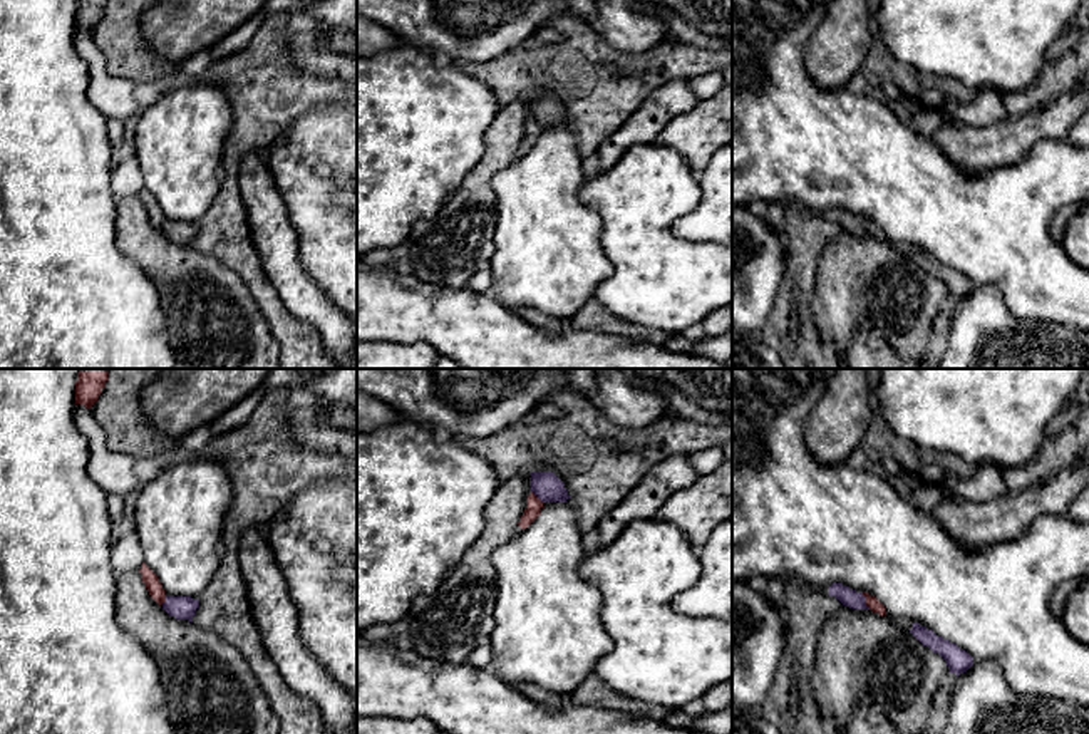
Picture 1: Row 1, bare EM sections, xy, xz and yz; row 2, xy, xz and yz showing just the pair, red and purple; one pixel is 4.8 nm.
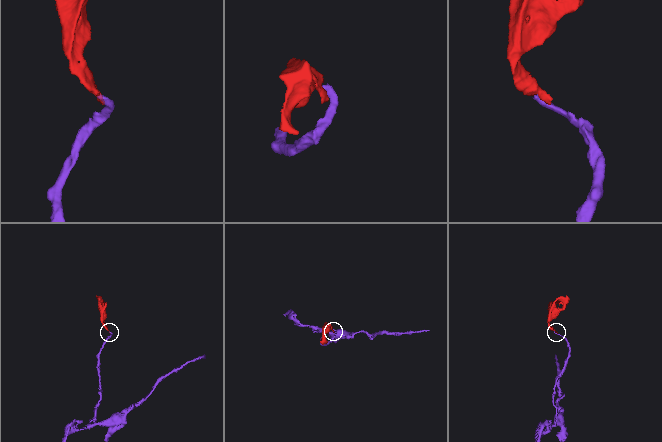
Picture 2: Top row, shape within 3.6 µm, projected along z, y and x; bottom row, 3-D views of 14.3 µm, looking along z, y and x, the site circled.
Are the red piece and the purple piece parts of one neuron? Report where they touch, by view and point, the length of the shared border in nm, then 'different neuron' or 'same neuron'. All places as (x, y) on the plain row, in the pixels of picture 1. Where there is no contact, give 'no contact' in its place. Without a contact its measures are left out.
yz (865, 225) | 110 nm | same neuron

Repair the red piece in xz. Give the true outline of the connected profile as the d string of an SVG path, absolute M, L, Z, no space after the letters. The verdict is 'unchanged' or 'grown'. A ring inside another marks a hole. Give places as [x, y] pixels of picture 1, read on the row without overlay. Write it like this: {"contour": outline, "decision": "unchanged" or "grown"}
{"contour": "M551 96L531 97L529 111L526 134L518 147L523 156L536 144L544 127L570 124L563 106Z", "decision": "grown"}

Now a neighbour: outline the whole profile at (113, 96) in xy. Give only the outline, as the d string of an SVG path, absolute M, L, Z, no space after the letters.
M75 28L74 45L77 54L89 65L90 85L89 101L107 119L126 121L139 111L134 96L136 82L124 77L114 77L107 70L107 60L95 45L92 34Z

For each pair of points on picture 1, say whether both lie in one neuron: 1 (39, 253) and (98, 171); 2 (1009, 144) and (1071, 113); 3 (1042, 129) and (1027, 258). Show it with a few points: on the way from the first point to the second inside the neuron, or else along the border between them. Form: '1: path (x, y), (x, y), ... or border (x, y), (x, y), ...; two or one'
1: path (42, 233), (44, 225), (77, 191); one
2: path (1024, 133), (1036, 124), (1056, 119); one
3: border (1066, 136), (1041, 139), (1016, 161), (1009, 163); two

